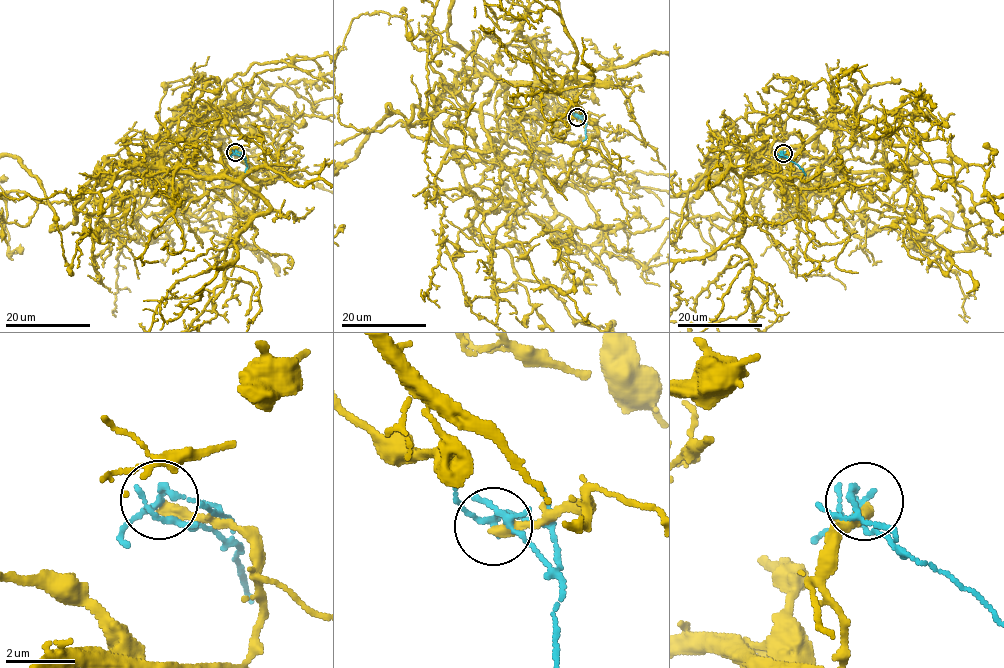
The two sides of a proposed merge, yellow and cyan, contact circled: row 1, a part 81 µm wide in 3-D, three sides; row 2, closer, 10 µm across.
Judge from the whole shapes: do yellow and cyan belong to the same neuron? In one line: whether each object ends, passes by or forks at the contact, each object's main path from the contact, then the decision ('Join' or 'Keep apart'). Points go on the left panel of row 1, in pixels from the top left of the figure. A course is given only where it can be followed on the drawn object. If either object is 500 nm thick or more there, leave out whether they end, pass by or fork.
At the ring yellow ends. At the ring cyan passes by. Course of yellow: (235, 153), (246, 157), (245, 172), (127, 166), (100, 192), (95, 227), (146, 214), (110, 228), (115, 239). Course of cyan: (235, 152), (245, 158), (245, 171). Keep apart

